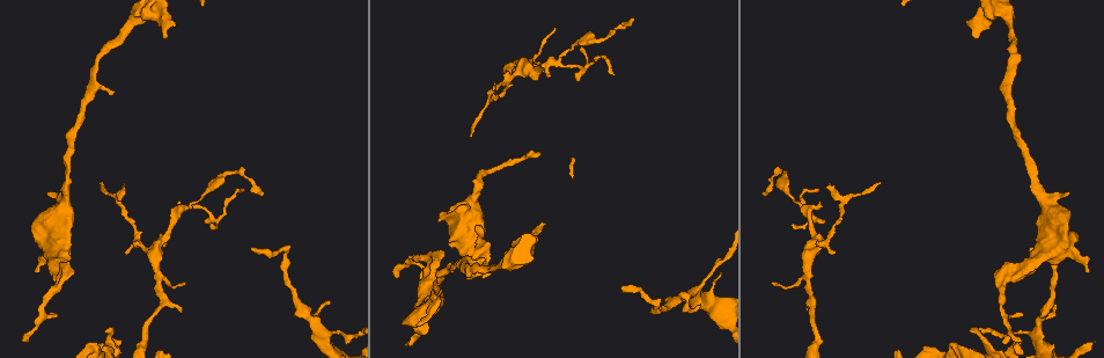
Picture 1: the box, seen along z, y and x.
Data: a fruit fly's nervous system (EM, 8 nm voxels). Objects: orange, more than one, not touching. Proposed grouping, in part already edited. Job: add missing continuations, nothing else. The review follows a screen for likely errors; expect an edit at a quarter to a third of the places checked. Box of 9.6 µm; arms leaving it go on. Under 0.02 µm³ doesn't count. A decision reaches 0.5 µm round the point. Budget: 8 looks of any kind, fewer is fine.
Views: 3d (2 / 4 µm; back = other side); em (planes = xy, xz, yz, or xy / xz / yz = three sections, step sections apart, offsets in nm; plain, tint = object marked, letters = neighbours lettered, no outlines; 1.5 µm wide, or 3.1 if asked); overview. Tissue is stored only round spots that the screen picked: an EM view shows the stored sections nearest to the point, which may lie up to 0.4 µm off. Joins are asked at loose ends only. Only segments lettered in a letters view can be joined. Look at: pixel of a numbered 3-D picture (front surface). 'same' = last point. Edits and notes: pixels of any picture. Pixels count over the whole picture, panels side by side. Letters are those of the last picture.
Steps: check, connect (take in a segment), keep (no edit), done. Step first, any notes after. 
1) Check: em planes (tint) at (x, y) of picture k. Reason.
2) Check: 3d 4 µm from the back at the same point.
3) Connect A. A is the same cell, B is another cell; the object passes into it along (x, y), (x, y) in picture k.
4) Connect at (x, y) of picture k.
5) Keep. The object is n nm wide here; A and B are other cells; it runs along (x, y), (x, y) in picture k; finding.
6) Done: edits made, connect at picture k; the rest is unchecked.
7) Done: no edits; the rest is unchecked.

Check: 3d 4 µm at (37, 272) of picture 1. Free end.

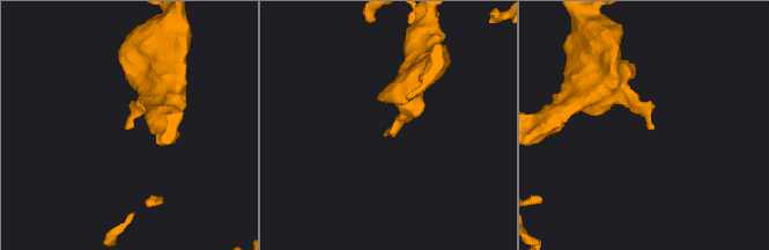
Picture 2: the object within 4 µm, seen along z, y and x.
Check: em yz step 4 (letters) at (386, 135) of picture 2. Now the EM.

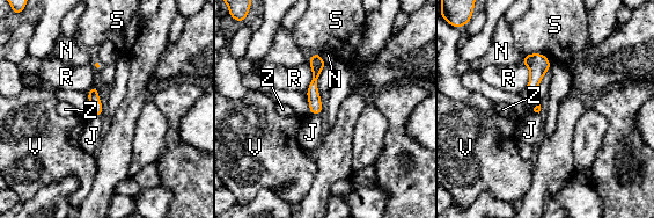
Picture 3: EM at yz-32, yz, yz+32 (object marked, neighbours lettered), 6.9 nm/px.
Check: em planes (letters) at the same point.

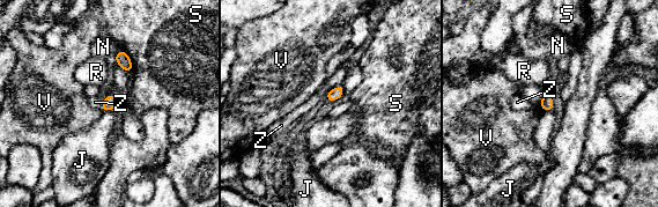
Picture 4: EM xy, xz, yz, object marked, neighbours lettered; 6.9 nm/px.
Keep. J, N, R, S, V and Z are other cells; none of them fits.

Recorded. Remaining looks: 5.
Check: 3d 2 µm at (1031, 249) of picture 1. Thin end.

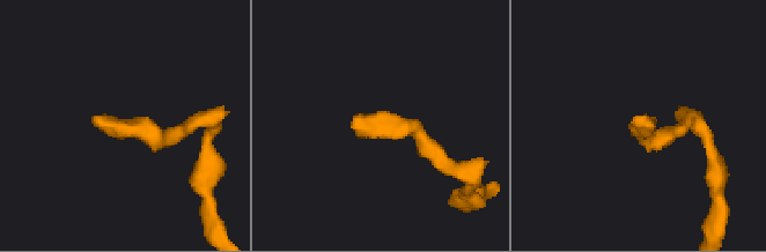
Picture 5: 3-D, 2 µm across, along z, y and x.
Check: em xy step 4 (tint) at (636, 118) of picture 5.

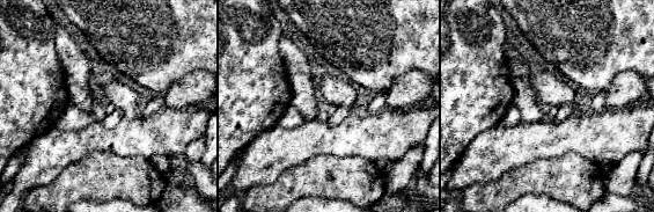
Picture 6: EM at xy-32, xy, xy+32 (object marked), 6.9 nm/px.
Check: em planes (letters) at the same point.

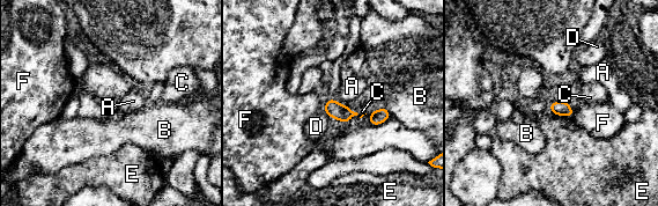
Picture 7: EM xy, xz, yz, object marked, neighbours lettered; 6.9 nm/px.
Keep. A, B, C, D, E and F are other cells; a border runs along (333, 98), (346, 105), (349, 104) in picture 7; none of them fits.

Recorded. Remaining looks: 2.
Check: em planes (letters) at (113, 92) of picture 1. An open end.

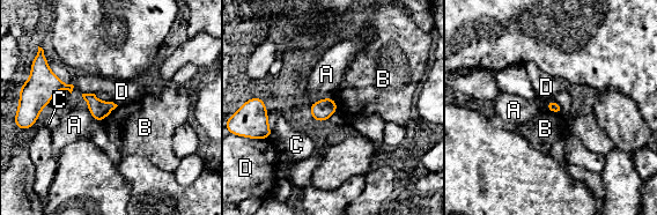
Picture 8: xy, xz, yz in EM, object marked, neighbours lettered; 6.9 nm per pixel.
Keep. A, B, C and D are other cells; a border runs along (544, 105), (548, 110), (561, 115) in picture 8; no lettered segment goes on from it.

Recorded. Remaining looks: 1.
Done: no edits; the rest is unchecked.

